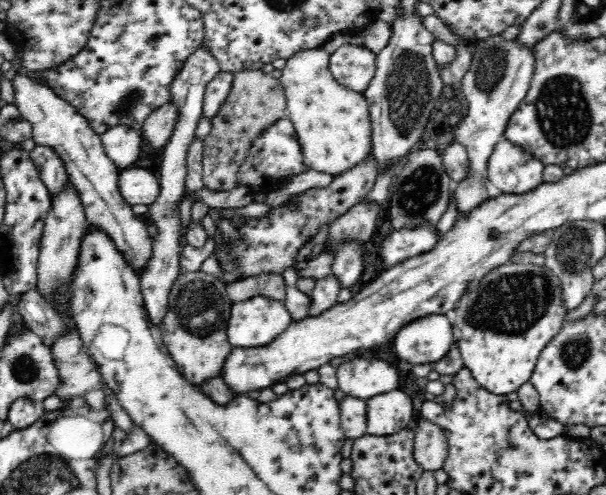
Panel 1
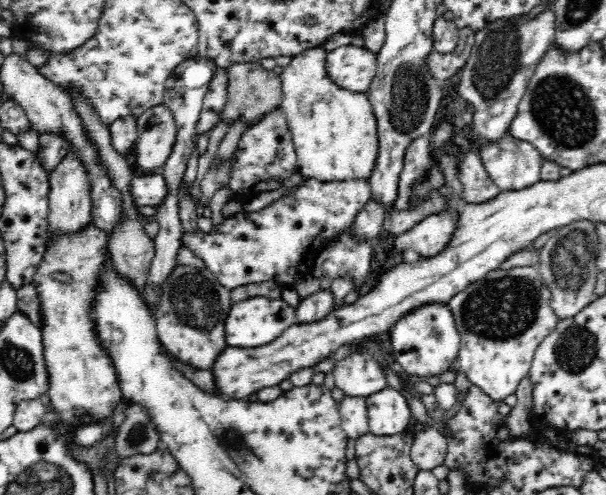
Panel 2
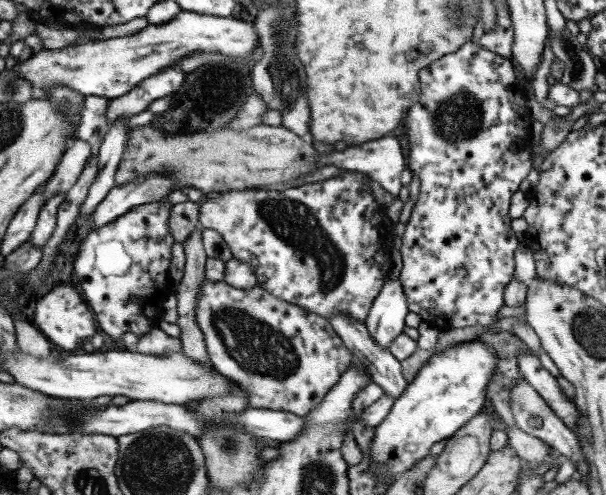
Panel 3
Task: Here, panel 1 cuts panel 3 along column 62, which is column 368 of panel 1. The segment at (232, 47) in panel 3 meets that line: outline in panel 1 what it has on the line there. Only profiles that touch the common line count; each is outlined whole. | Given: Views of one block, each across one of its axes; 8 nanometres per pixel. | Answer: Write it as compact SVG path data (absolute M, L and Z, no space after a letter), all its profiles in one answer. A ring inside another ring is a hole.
M348 43L329 56L329 70L339 84L363 93L375 76L376 57L363 45L352 46Z

